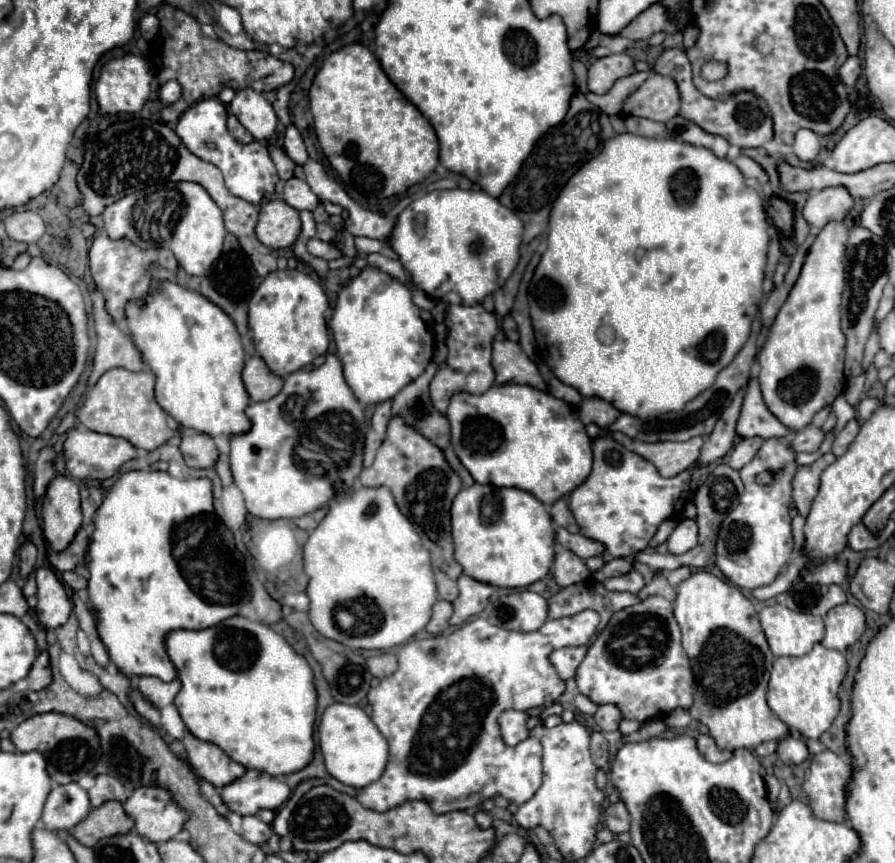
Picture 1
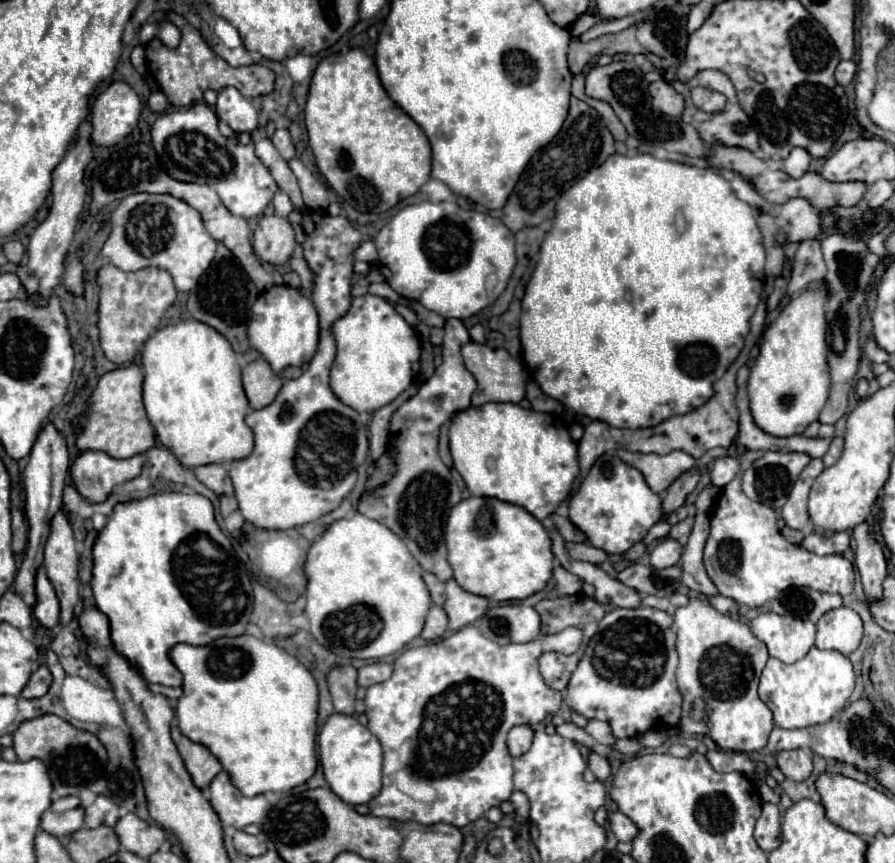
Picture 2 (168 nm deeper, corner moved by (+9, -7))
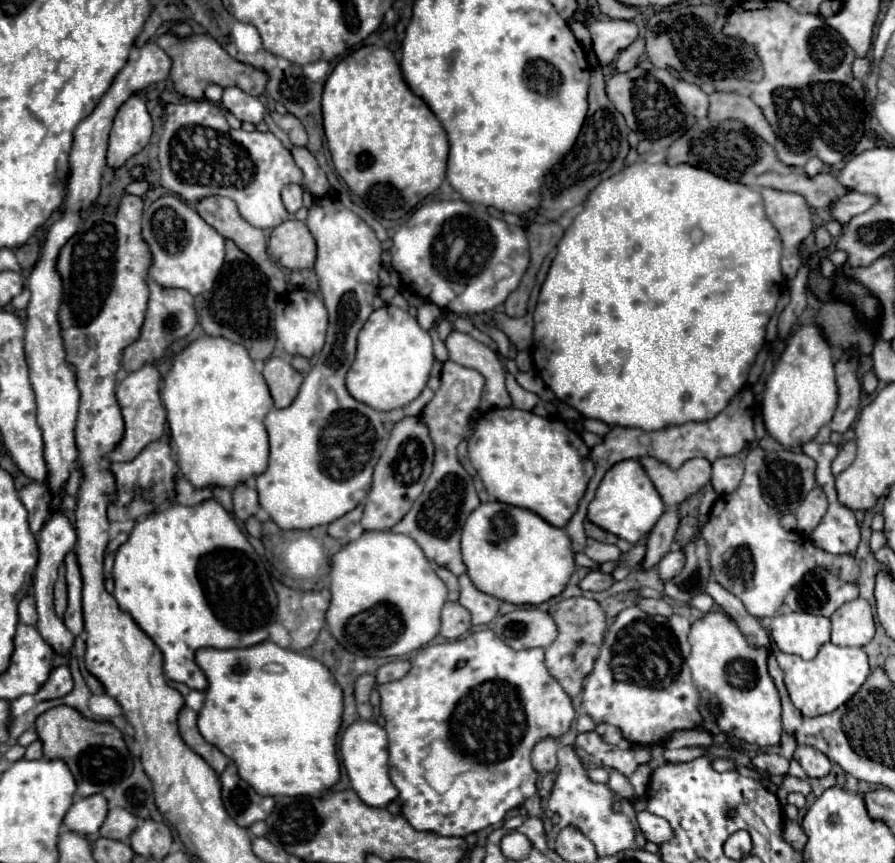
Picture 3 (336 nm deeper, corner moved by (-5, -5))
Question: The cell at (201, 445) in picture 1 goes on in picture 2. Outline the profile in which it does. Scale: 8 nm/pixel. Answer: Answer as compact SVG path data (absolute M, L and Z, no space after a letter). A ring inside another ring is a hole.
M208 464L208 466L198 466L194 468L196 478L206 484L212 492L216 492L218 496L232 496L232 482L228 476L228 468L222 464Z

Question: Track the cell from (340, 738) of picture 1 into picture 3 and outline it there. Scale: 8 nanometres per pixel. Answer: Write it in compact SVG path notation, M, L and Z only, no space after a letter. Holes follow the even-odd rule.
M364 720L352 722L342 734L340 756L346 768L346 774L350 778L350 784L364 804L380 808L390 804L398 796L388 776L388 736L382 726L374 722L364 722Z

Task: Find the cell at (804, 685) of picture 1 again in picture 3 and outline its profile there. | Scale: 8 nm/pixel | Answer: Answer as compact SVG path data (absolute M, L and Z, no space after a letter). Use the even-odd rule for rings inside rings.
M832 642L824 644L820 648L818 656L810 662L802 660L800 656L784 654L784 652L776 652L776 660L778 660L780 670L784 672L784 684L786 684L786 690L788 690L792 704L806 718L834 712L836 708L846 704L860 690L860 686L866 682L866 678L870 676L868 656L862 648L836 646Z

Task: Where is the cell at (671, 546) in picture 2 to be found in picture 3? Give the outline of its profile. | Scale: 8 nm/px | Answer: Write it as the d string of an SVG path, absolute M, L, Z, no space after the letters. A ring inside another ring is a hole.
M674 548L670 550L658 564L658 572L660 572L660 578L662 580L670 580L672 576L678 576L682 572L686 564L686 554L680 550L680 548Z

